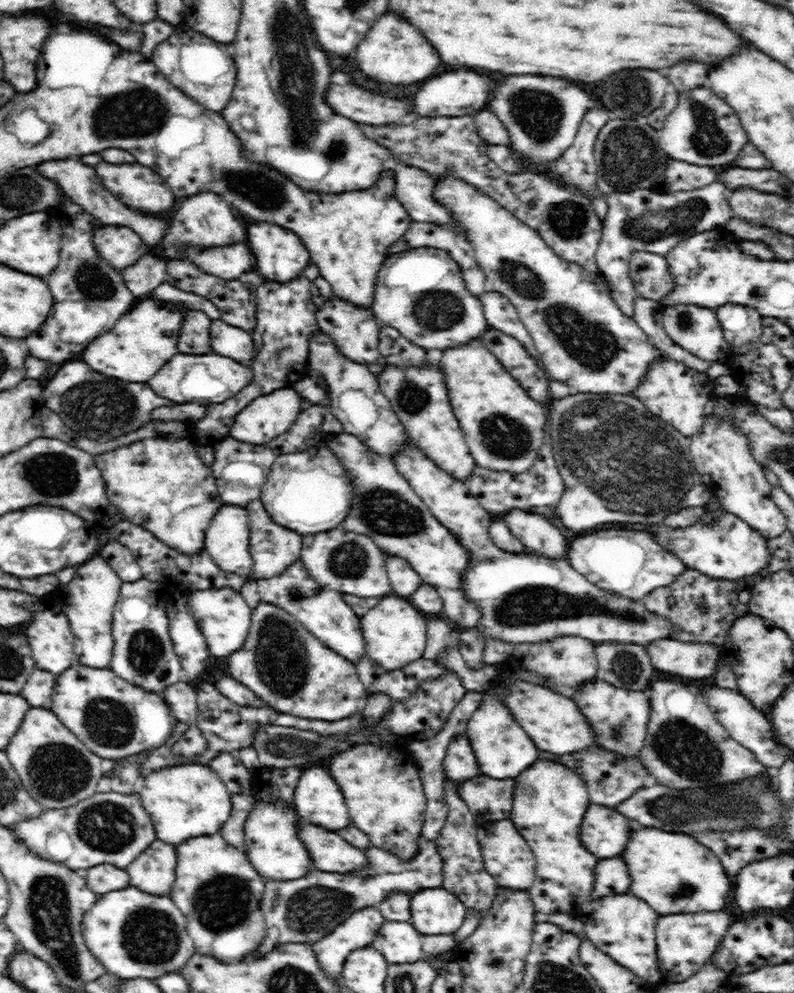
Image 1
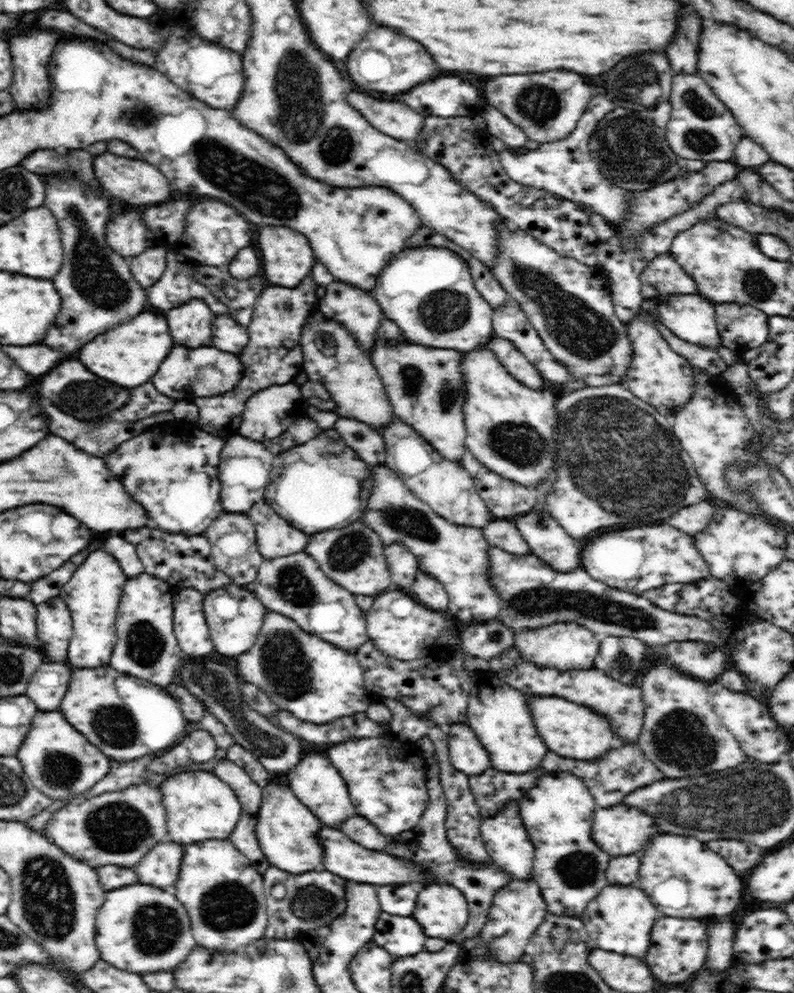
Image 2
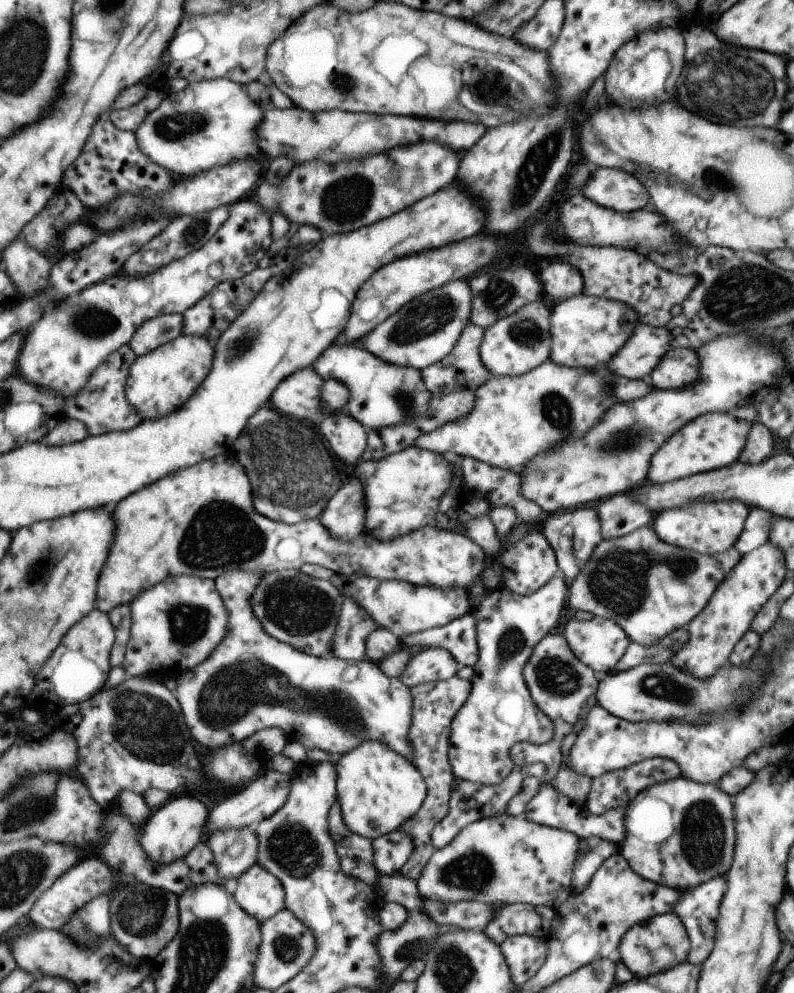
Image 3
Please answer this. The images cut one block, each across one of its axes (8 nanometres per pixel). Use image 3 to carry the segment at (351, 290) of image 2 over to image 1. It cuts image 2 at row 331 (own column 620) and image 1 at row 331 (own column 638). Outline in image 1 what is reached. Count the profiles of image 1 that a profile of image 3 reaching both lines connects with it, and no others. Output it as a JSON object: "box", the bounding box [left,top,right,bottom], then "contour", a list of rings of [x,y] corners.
{"box":[316,296,381,366],"contour":[[[332,296],[332,300],[328,300],[326,304],[317,308],[316,317],[320,330],[332,338],[344,357],[365,366],[380,362],[379,333],[381,324],[375,319],[372,309],[359,308],[356,304],[349,304],[346,300],[339,300],[338,297]]]}

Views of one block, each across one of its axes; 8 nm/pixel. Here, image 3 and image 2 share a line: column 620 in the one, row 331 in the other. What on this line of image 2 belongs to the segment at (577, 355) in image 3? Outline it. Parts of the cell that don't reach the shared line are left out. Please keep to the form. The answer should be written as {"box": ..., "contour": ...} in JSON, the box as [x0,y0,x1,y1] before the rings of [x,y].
{"box":[300,312,394,436],"contour":[[[318,312],[305,324],[300,345],[305,374],[309,380],[322,383],[326,387],[336,405],[333,411],[339,417],[370,425],[382,436],[385,426],[393,420],[394,414],[384,385],[371,364],[369,353],[359,347],[355,338],[339,322]]]}

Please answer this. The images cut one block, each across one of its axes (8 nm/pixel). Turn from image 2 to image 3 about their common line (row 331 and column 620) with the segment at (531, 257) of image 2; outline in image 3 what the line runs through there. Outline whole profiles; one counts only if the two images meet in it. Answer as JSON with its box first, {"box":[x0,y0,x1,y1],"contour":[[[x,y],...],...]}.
{"box":[567,526,741,645],"contour":[[[652,526],[638,527],[621,537],[603,539],[583,564],[582,571],[570,585],[567,605],[592,617],[614,621],[625,630],[630,641],[641,645],[657,643],[672,631],[686,627],[689,621],[707,604],[714,589],[722,583],[728,571],[741,559],[733,548],[718,554],[703,555],[675,545],[669,545],[655,535]]]}

